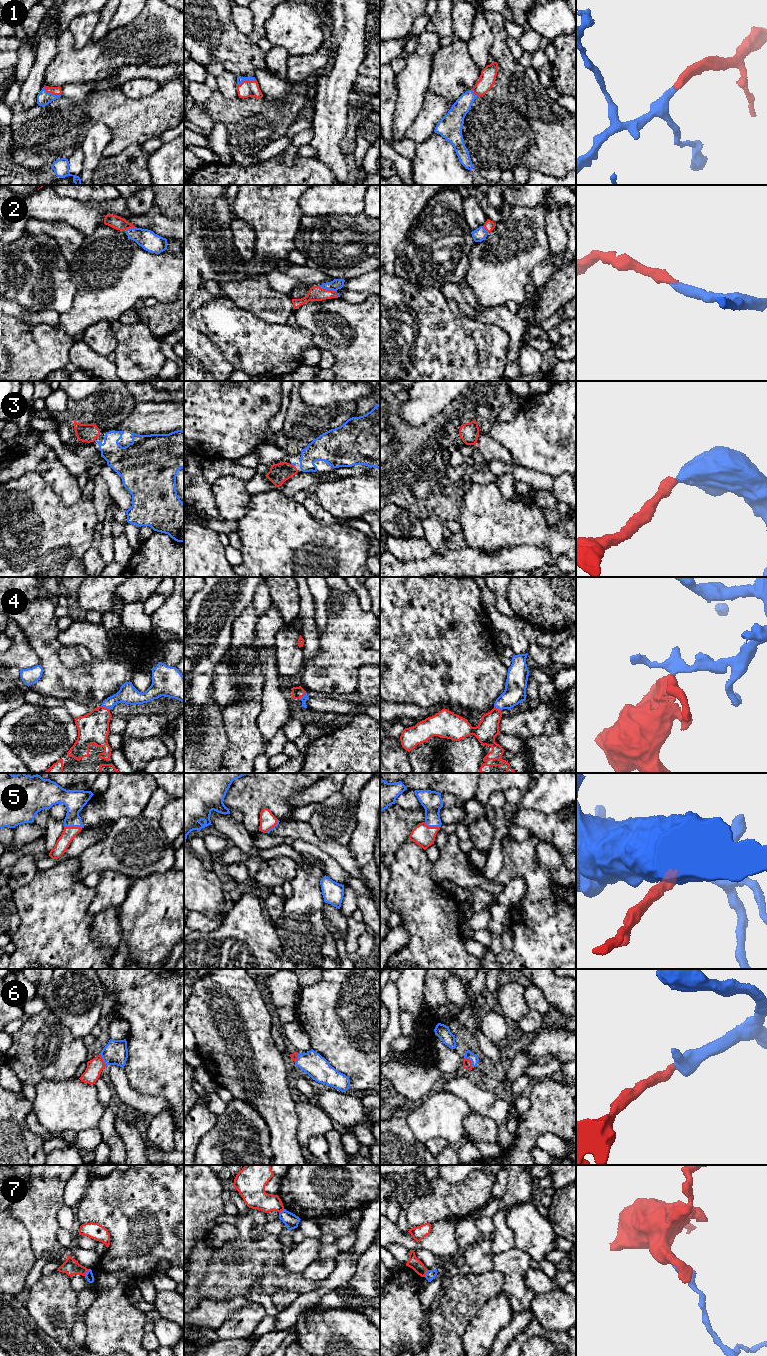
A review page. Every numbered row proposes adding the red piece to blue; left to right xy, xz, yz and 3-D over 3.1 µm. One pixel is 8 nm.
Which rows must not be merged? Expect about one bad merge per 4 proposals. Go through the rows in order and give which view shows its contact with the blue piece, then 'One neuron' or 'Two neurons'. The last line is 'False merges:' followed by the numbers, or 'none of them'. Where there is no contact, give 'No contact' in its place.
1: Touches blue in xy. One neuron
2: Touches blue in xz. One neuron
3: Touches blue in xz. One neuron
4: Touches blue in xy. One neuron
5: Touches blue in xy. One neuron
6: Touches blue in yz. One neuron
7: Touches blue in xy. Two neurons
False merges: 7

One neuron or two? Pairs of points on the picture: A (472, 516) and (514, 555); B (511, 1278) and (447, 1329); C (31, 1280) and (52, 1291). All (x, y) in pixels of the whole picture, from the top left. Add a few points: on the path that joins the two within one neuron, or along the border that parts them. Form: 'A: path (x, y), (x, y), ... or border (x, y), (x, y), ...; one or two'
A: border (528, 544), (482, 551); two
B: border (494, 1269), (501, 1272), (504, 1276), (503, 1290); two
C: border (42, 1276), (28, 1290); two

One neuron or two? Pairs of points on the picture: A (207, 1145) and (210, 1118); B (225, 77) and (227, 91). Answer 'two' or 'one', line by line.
A: two
B: one

